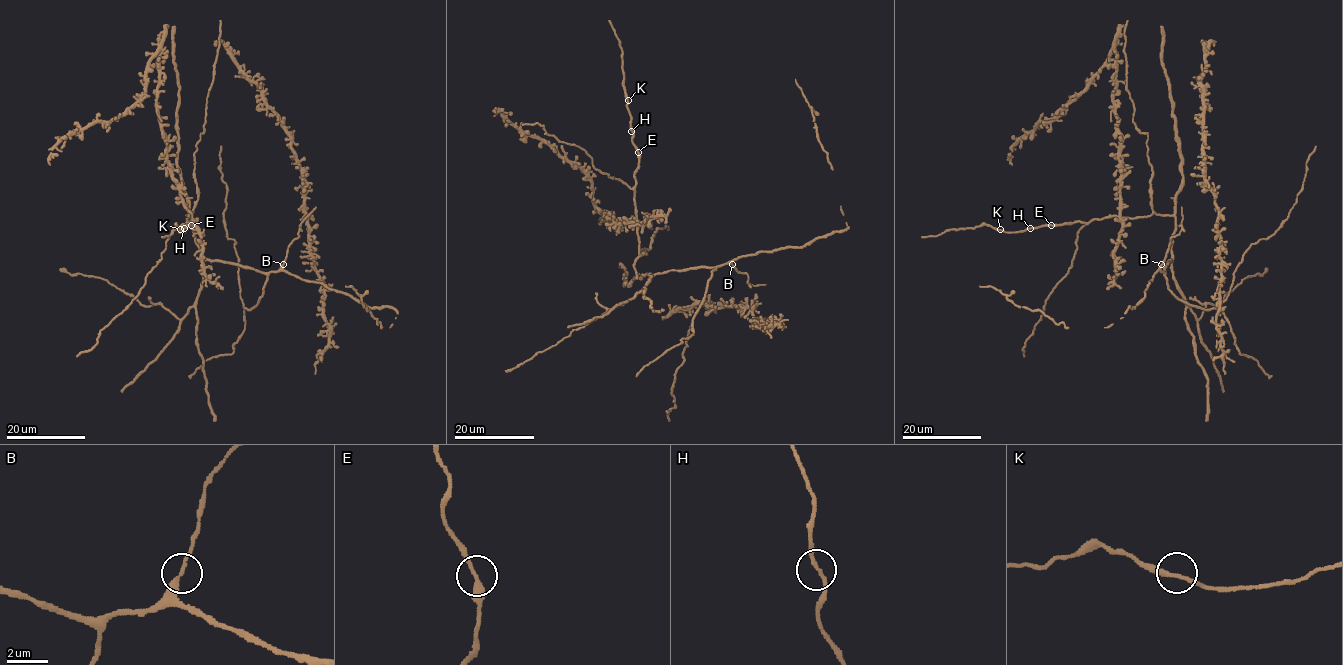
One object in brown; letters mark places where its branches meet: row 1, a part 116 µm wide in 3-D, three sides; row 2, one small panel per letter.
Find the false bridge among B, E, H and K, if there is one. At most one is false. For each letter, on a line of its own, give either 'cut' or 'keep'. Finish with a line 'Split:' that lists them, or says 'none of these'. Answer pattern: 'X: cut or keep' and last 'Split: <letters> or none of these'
B: keep
E: keep
H: keep
K: keep
Split: none of these

